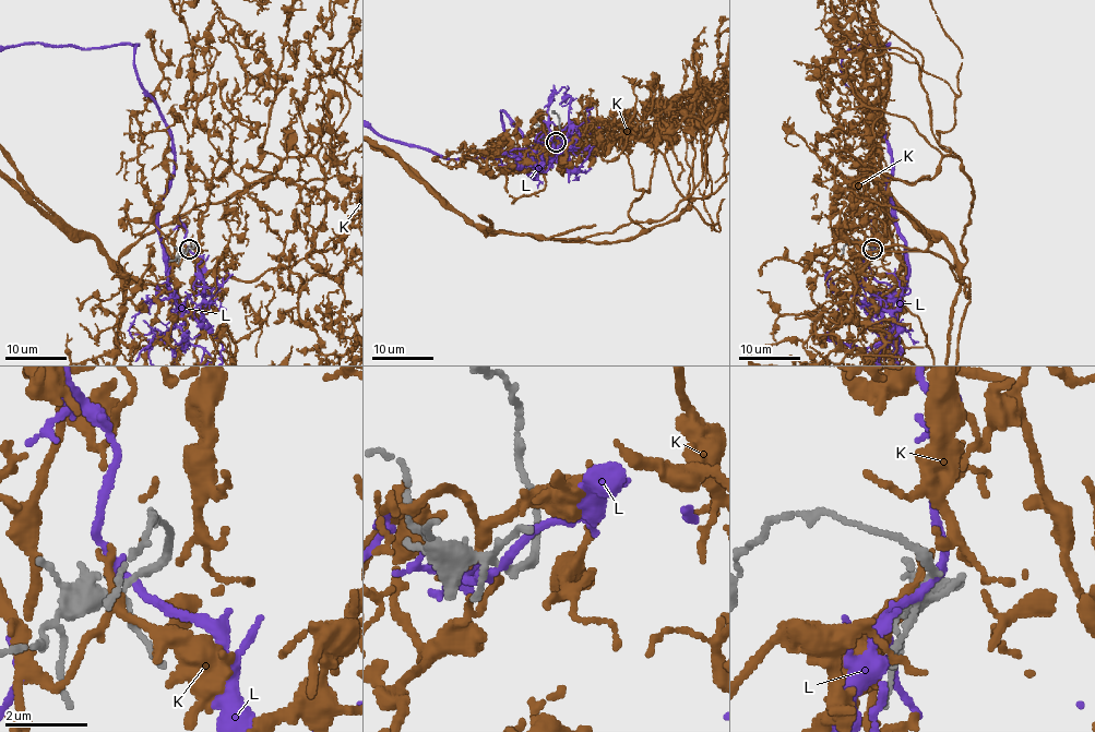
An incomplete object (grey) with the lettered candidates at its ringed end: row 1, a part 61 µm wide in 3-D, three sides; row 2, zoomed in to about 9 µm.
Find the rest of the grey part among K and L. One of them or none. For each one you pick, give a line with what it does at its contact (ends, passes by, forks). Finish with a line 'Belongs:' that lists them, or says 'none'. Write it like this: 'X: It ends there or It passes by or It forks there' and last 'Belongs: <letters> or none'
Belongs: none

